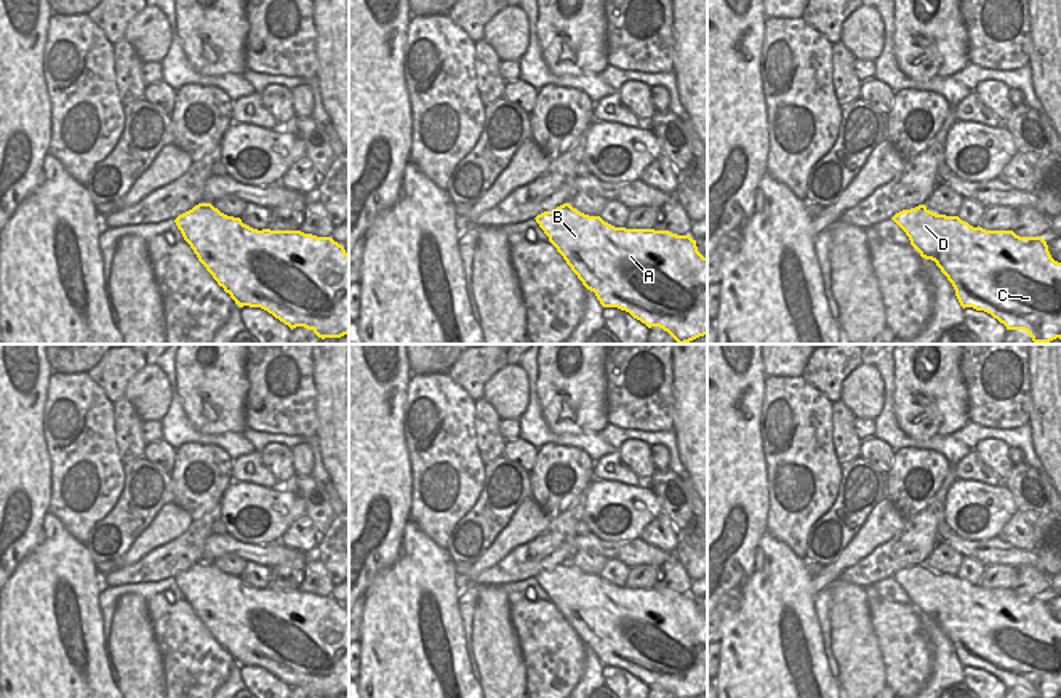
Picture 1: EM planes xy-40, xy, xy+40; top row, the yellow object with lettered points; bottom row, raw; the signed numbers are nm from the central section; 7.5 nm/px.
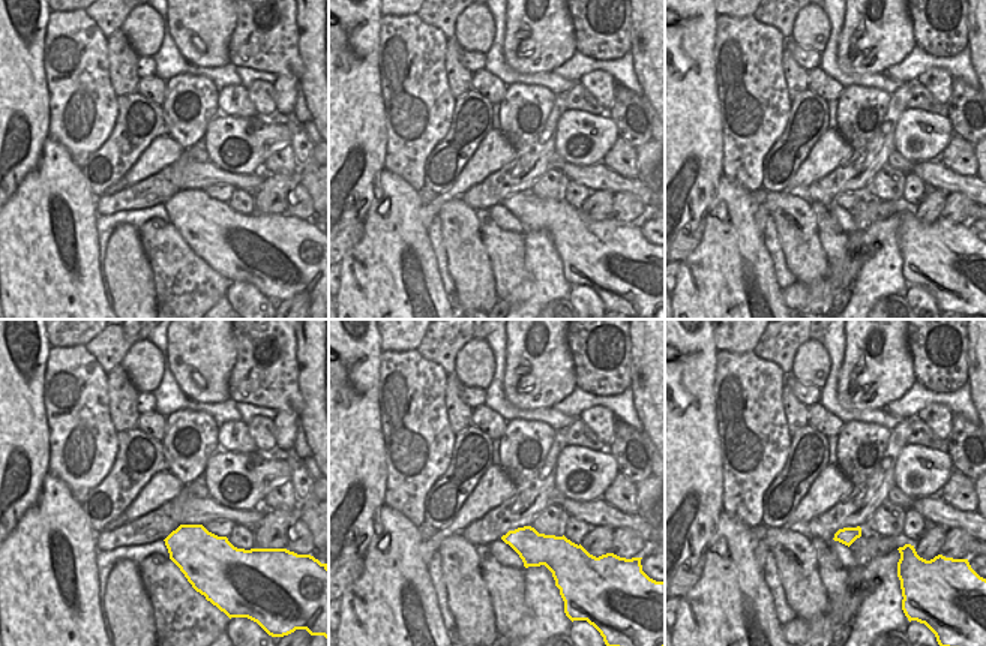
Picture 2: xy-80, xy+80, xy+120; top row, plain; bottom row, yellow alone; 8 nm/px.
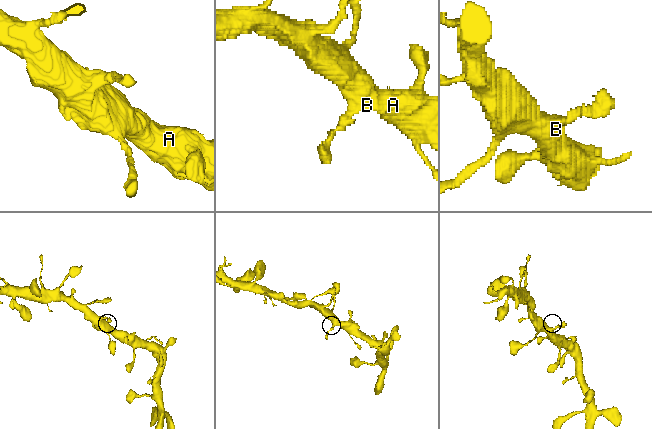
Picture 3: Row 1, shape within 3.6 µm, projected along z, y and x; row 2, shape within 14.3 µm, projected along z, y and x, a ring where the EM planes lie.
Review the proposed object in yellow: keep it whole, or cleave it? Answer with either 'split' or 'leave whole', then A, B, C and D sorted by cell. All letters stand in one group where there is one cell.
leave whole | A B C D

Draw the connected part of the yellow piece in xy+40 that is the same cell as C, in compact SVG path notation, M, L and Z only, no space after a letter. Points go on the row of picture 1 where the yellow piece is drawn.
M925 205L903 210L891 218L909 237L922 258L931 259L955 290L960 306L984 311L1007 327L1024 330L1035 344L1061 339L1061 263L1055 261L1042 237L1019 237L1013 231L973 227L959 216L936 215Z

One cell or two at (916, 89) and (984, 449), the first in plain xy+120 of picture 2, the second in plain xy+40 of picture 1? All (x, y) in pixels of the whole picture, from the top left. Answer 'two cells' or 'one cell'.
two cells

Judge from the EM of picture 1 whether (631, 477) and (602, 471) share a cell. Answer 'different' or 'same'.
same

